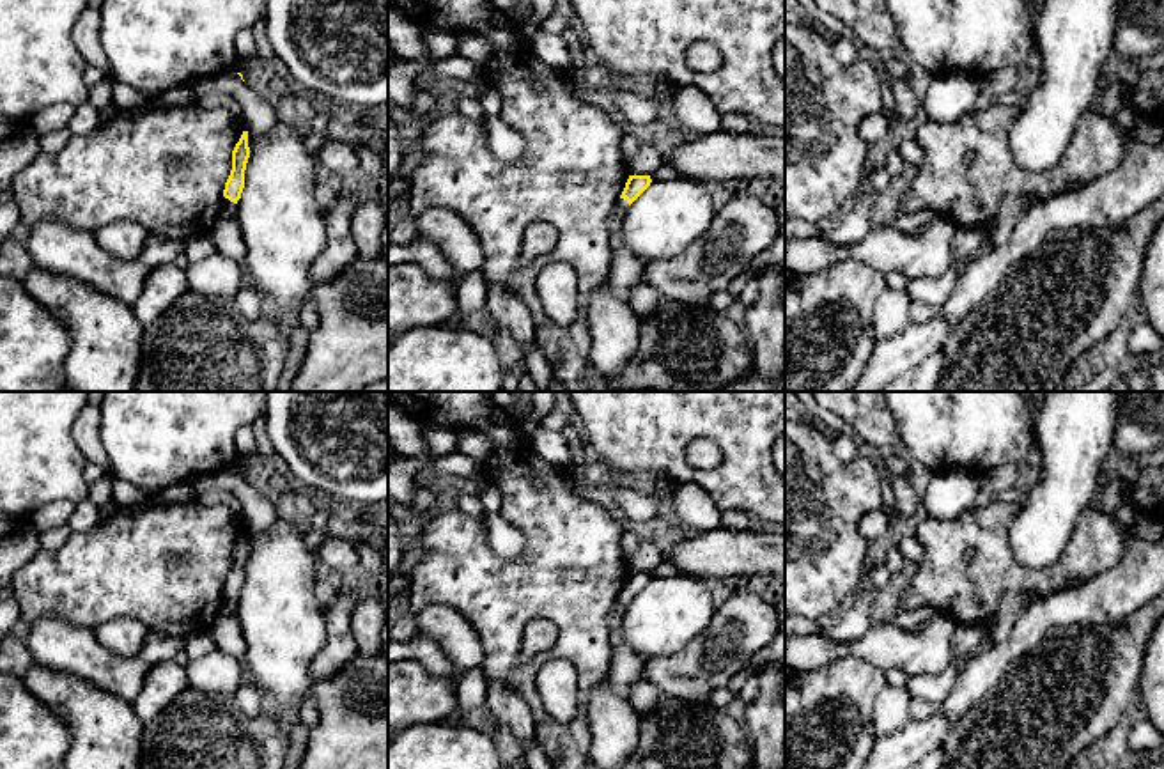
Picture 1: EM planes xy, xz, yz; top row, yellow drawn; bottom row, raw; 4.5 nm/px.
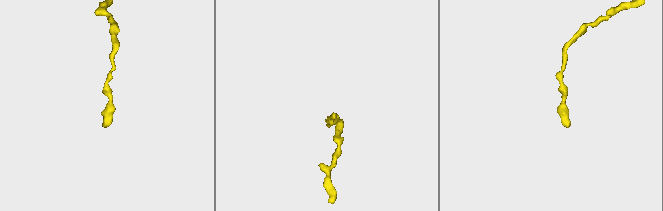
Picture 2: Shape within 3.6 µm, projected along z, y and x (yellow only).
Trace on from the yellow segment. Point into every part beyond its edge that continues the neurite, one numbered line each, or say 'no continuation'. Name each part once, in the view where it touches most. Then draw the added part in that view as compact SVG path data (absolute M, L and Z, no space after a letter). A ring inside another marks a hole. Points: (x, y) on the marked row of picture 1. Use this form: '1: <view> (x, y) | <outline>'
1: xy (229, 208) | M223 197L223 209L220 213L220 220L236 218L236 204Z

